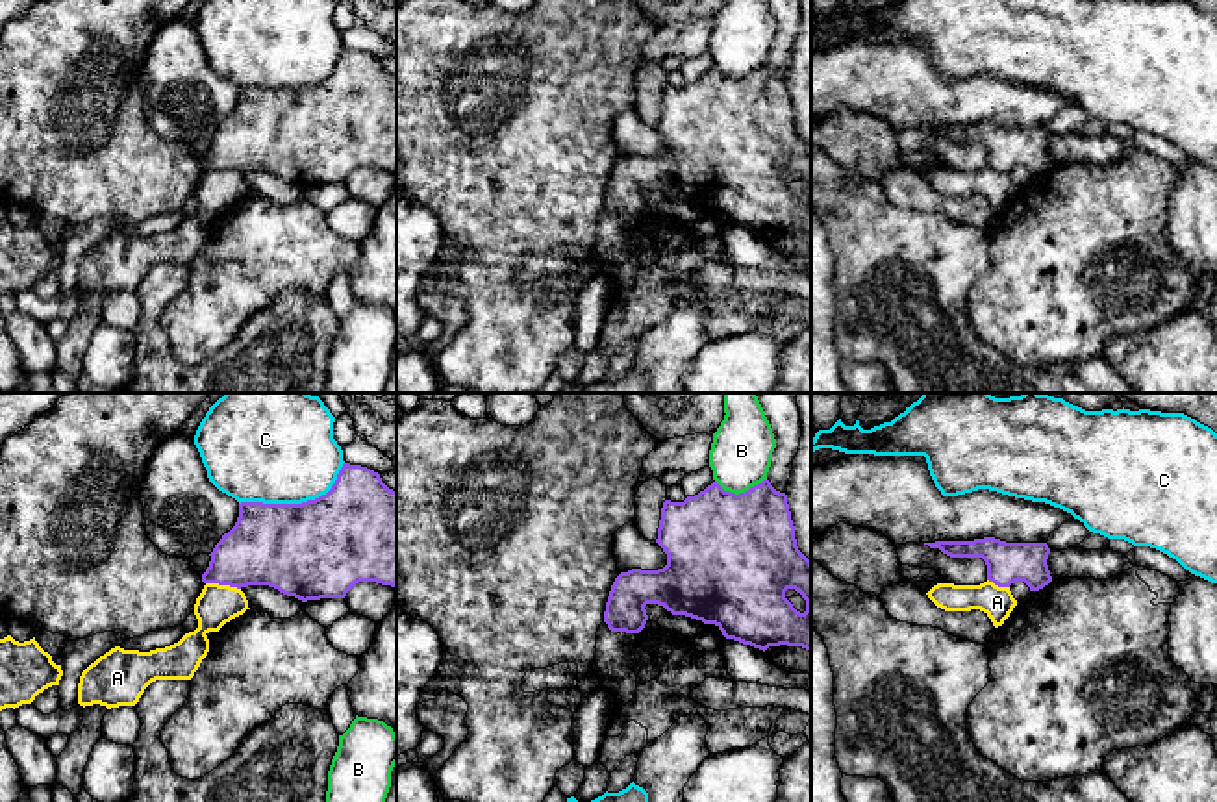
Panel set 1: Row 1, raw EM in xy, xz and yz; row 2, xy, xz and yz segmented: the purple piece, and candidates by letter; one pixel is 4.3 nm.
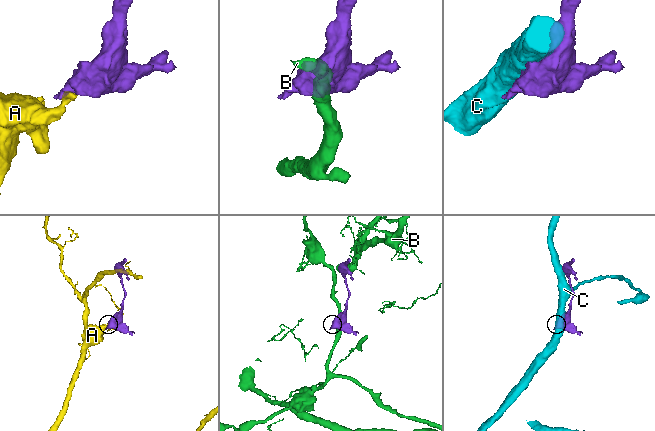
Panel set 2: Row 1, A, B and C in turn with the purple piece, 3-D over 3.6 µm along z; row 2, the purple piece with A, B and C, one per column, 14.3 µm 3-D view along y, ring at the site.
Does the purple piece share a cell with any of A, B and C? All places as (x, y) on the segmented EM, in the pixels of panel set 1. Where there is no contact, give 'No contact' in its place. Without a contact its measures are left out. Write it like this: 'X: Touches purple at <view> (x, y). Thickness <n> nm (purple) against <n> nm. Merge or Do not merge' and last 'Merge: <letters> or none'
A: Touches purple at xy (223, 584). Thickness 340 nm (purple) against 180 nm. Do not merge
B: Touches purple at xz (740, 493). Thickness 500 nm (purple) against 260 nm. Do not merge
C: Touches purple at xy (297, 504). Thickness 440 nm (purple) against 460 nm. Do not merge
Merge: none

